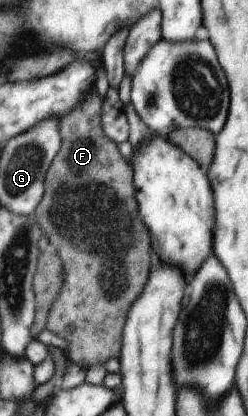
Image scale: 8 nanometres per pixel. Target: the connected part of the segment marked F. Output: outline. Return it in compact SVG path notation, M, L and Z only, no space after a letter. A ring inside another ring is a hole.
M94 85L88 91L88 95L79 103L76 109L70 111L65 117L60 117L59 120L59 136L61 137L61 144L58 153L50 162L48 169L45 171L43 177L43 194L40 203L35 207L35 220L38 227L42 229L42 234L46 235L49 241L49 249L58 251L58 255L66 261L66 274L64 274L63 287L58 291L55 303L50 307L50 316L47 321L47 328L54 332L57 336L63 337L70 344L66 349L62 349L64 357L68 363L80 365L82 369L88 367L96 367L96 363L103 366L108 363L108 359L118 359L122 351L123 329L127 323L129 314L129 307L134 303L138 295L142 293L146 281L150 278L150 269L152 269L152 259L156 259L156 255L152 255L152 243L150 243L150 233L148 227L144 225L144 221L140 219L139 201L135 198L134 187L134 168L131 164L131 159L128 155L124 155L124 151L120 151L120 143L116 143L104 131L103 128L103 101L100 95L96 93Z

